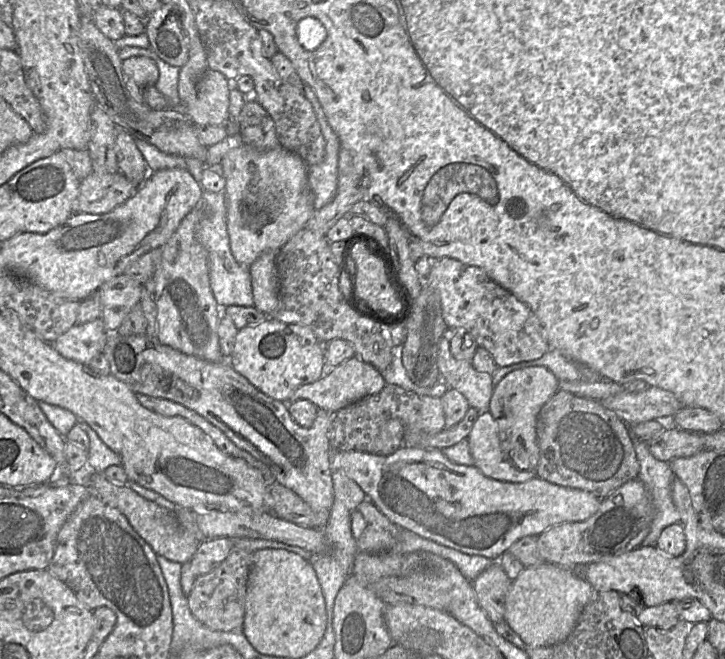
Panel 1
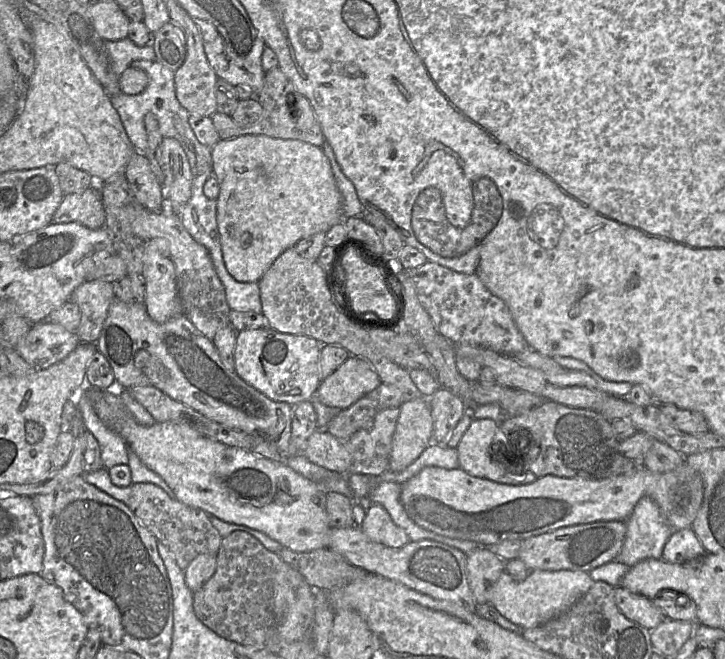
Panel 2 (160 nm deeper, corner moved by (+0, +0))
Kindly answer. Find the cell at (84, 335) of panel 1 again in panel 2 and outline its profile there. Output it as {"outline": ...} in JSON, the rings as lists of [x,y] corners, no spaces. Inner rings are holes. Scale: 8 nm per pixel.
{"outline":[[[46,320],[34,324],[14,348],[28,364],[43,370],[63,360],[79,344],[75,332]]]}

